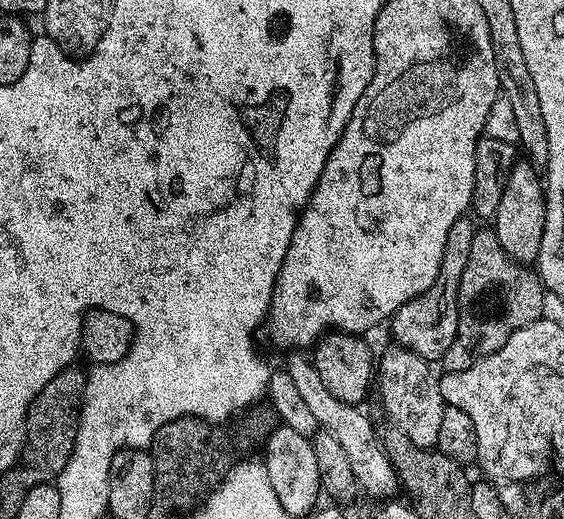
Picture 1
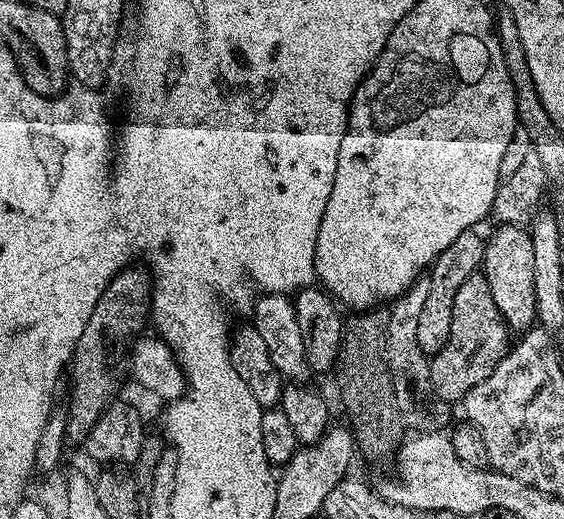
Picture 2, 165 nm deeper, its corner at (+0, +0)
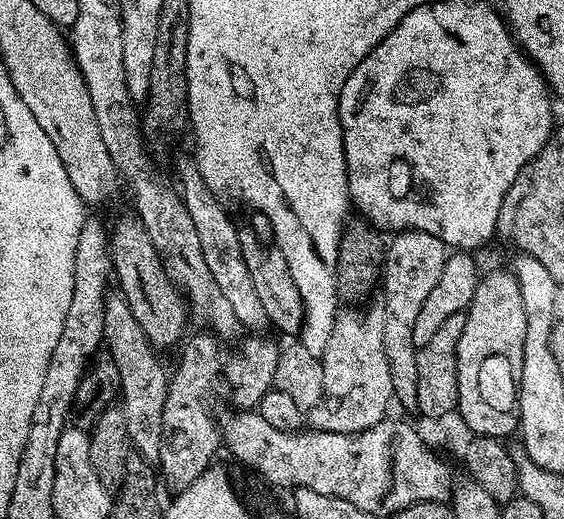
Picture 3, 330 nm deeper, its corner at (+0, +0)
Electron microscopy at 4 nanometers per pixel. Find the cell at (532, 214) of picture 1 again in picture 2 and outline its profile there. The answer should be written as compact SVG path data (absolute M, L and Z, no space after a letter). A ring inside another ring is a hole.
M500 224L497 229L492 237L489 235L484 241L482 275L490 286L490 295L494 298L494 306L498 306L509 329L513 333L523 334L537 323L536 295L534 294L534 242L531 231L519 224Z

